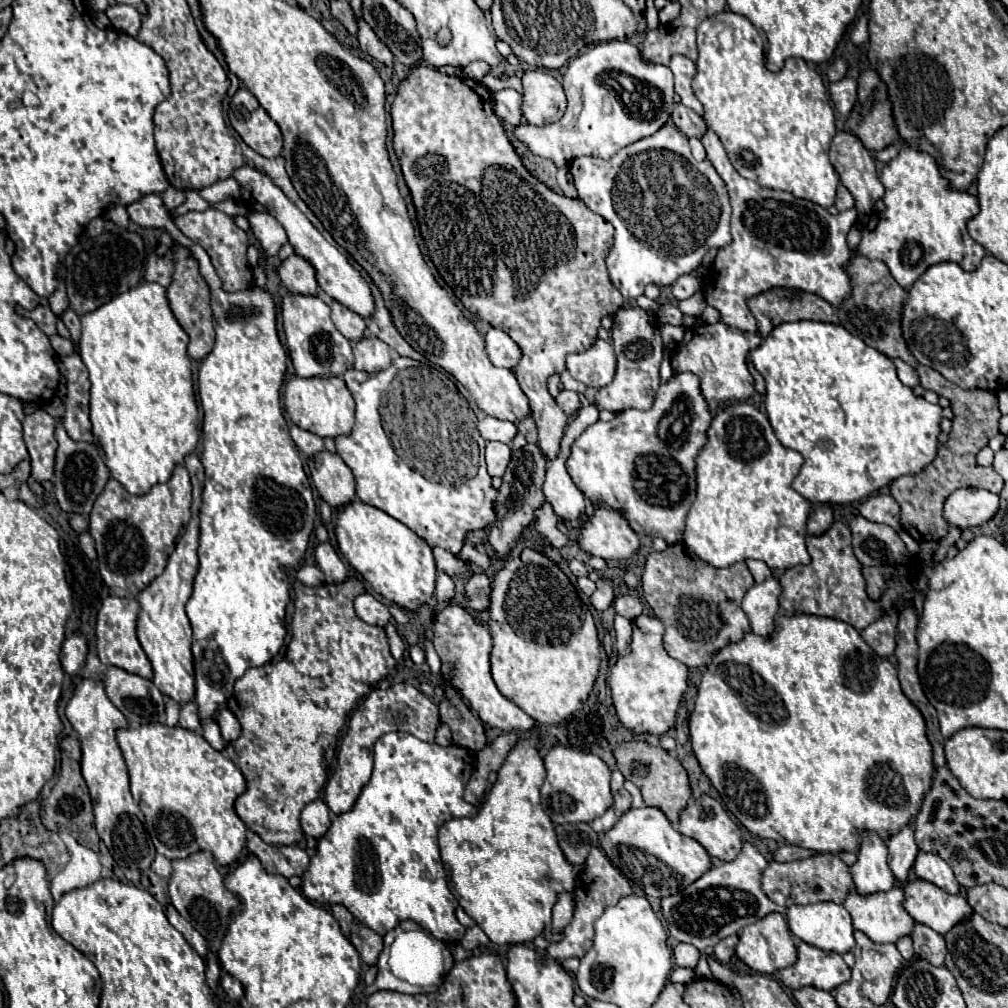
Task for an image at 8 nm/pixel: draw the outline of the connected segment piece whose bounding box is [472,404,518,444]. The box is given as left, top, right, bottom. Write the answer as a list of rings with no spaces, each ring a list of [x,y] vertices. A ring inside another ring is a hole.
[[[472,404],[472,408],[474,408],[476,416],[478,416],[478,430],[480,430],[484,440],[498,440],[498,442],[506,442],[506,444],[512,442],[512,438],[518,432],[514,422],[498,420],[494,416],[488,416],[480,408],[476,408],[476,404]]]

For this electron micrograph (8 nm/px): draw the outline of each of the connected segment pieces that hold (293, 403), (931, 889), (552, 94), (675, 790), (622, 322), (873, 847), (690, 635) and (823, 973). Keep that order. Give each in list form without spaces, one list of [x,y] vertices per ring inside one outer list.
[[[294,376],[290,378],[286,384],[286,392],[284,392],[284,408],[296,426],[310,430],[322,438],[348,434],[354,426],[356,402],[346,382],[342,380],[342,376],[312,376],[312,378]]]
[[[908,880],[904,884],[904,910],[938,934],[946,934],[954,922],[966,918],[972,908],[960,894],[948,894],[928,880]]]
[[[528,70],[522,76],[522,114],[534,126],[558,122],[566,110],[562,84],[544,70]]]
[[[624,742],[614,750],[614,756],[618,770],[624,774],[624,778],[632,780],[640,788],[644,802],[648,806],[658,806],[668,816],[668,820],[676,826],[680,812],[686,808],[688,800],[692,798],[690,780],[682,762],[670,756],[664,748],[650,746],[648,742]]]
[[[622,306],[614,312],[612,326],[612,344],[616,350],[618,366],[614,380],[596,392],[596,408],[622,412],[628,408],[650,410],[656,390],[660,386],[660,362],[662,362],[662,338],[660,338],[660,322],[654,314],[638,308],[638,306]]]
[[[860,832],[862,842],[858,860],[852,866],[852,880],[858,894],[886,892],[896,886],[896,878],[888,866],[888,840],[876,832]]]
[[[682,542],[670,544],[664,552],[650,552],[642,572],[644,598],[666,626],[664,648],[672,658],[690,668],[706,664],[722,646],[738,642],[750,632],[748,616],[740,606],[750,586],[754,586],[754,578],[746,562],[714,568],[688,556]]]
[[[806,942],[798,944],[796,964],[778,970],[778,978],[790,990],[814,986],[820,990],[834,990],[850,978],[850,968],[836,952],[826,952]]]

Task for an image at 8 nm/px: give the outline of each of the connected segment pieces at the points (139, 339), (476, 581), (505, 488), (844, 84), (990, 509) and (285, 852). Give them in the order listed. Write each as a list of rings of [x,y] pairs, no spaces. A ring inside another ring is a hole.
[[[144,282],[138,284],[134,288],[130,288],[128,292],[120,294],[118,298],[110,300],[108,304],[100,306],[94,312],[88,312],[82,316],[82,336],[80,336],[80,358],[86,364],[88,372],[90,372],[90,422],[92,422],[92,432],[104,452],[104,462],[110,470],[110,476],[114,480],[118,480],[130,494],[146,494],[150,492],[150,488],[158,482],[168,482],[174,468],[178,464],[184,464],[184,458],[196,448],[198,444],[198,430],[196,430],[196,420],[198,420],[198,406],[196,406],[196,398],[194,384],[192,384],[192,364],[186,352],[188,346],[188,334],[182,330],[182,326],[178,324],[178,320],[174,318],[170,304],[168,304],[168,296],[166,296],[166,288],[156,284],[156,282]]]
[[[472,574],[468,584],[466,584],[466,596],[468,596],[468,606],[474,612],[480,612],[488,608],[488,598],[490,598],[490,580],[486,574]]]
[[[526,444],[522,450],[512,454],[510,466],[504,474],[504,482],[500,486],[500,496],[496,498],[496,506],[498,506],[496,522],[494,522],[494,526],[490,528],[490,534],[488,534],[488,542],[492,544],[492,548],[498,556],[506,556],[512,550],[512,546],[516,544],[520,532],[528,524],[534,522],[534,510],[544,500],[542,482],[544,482],[546,466],[548,466],[548,458],[542,454],[538,444]]]
[[[842,78],[840,82],[830,84],[830,96],[836,110],[842,116],[848,116],[856,102],[856,82],[852,78]]]
[[[960,488],[944,502],[944,518],[952,528],[972,528],[986,524],[998,510],[998,496],[988,490]]]
[[[250,834],[248,850],[262,862],[266,872],[280,874],[284,878],[300,876],[308,868],[308,854],[300,846],[272,846],[266,844],[258,834]]]

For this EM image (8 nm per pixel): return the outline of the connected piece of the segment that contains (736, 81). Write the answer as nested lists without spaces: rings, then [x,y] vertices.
[[[730,10],[706,18],[698,26],[698,72],[692,80],[696,98],[704,104],[706,124],[722,140],[736,172],[760,186],[786,190],[798,198],[830,208],[836,200],[840,176],[828,158],[830,140],[836,134],[834,112],[826,96],[826,86],[816,70],[802,58],[788,58],[780,72],[770,72],[764,64],[764,40],[756,26]]]

